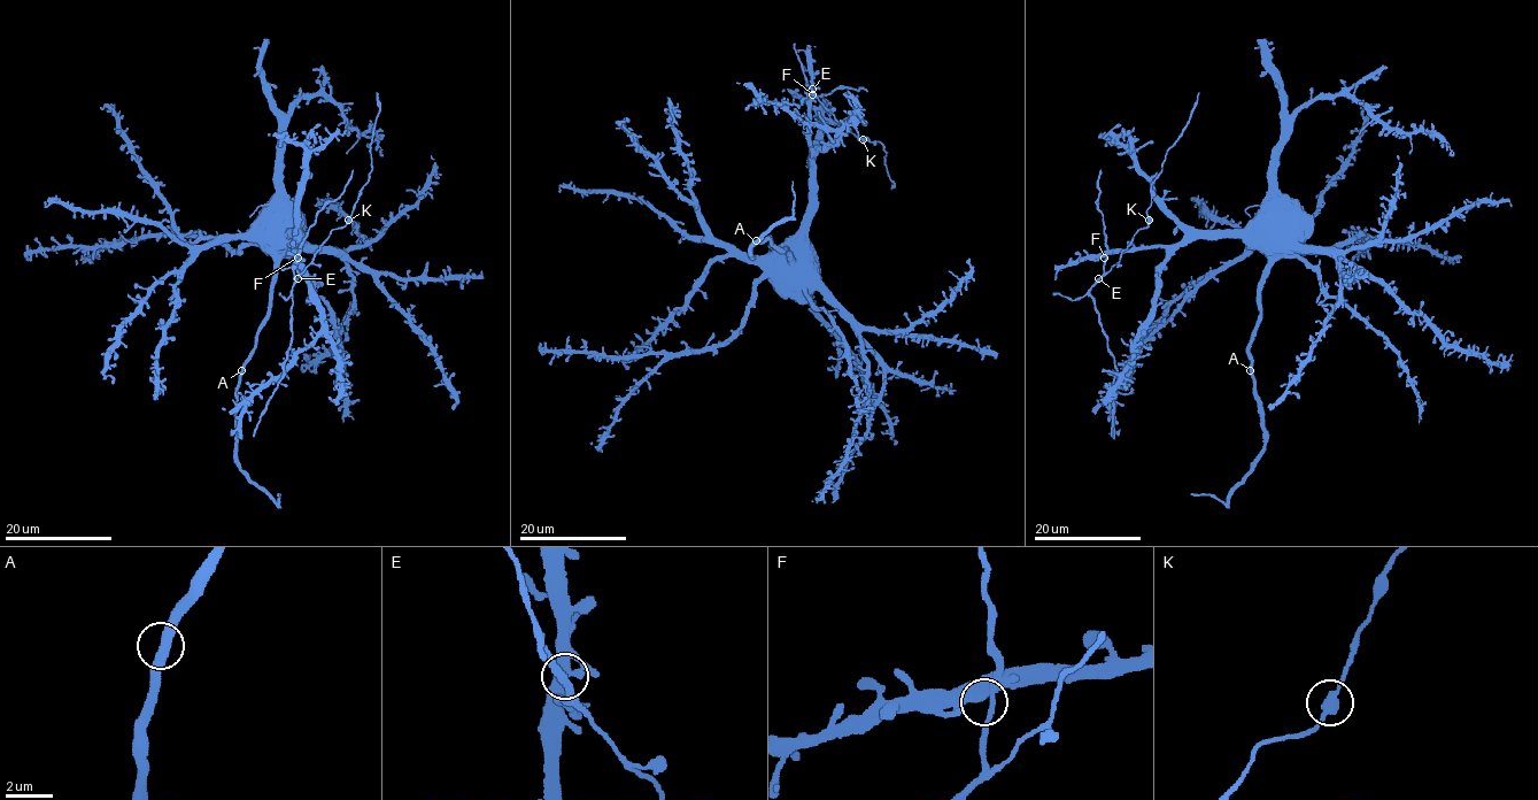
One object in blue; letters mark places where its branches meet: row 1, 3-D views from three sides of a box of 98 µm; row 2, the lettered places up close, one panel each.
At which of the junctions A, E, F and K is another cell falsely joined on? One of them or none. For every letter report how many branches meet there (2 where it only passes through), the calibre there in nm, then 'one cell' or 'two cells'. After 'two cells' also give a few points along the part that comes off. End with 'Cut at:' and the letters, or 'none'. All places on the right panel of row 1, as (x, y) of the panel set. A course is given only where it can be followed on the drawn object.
A: 2 branches meet; 440 nm thick; one cell
E: 2 branches meet; 300 nm thick; one cell
F: 2 branches meet; 480 nm thick; one cell
K: 2 branches meet; 360 nm thick; one cell
Cut at: none

